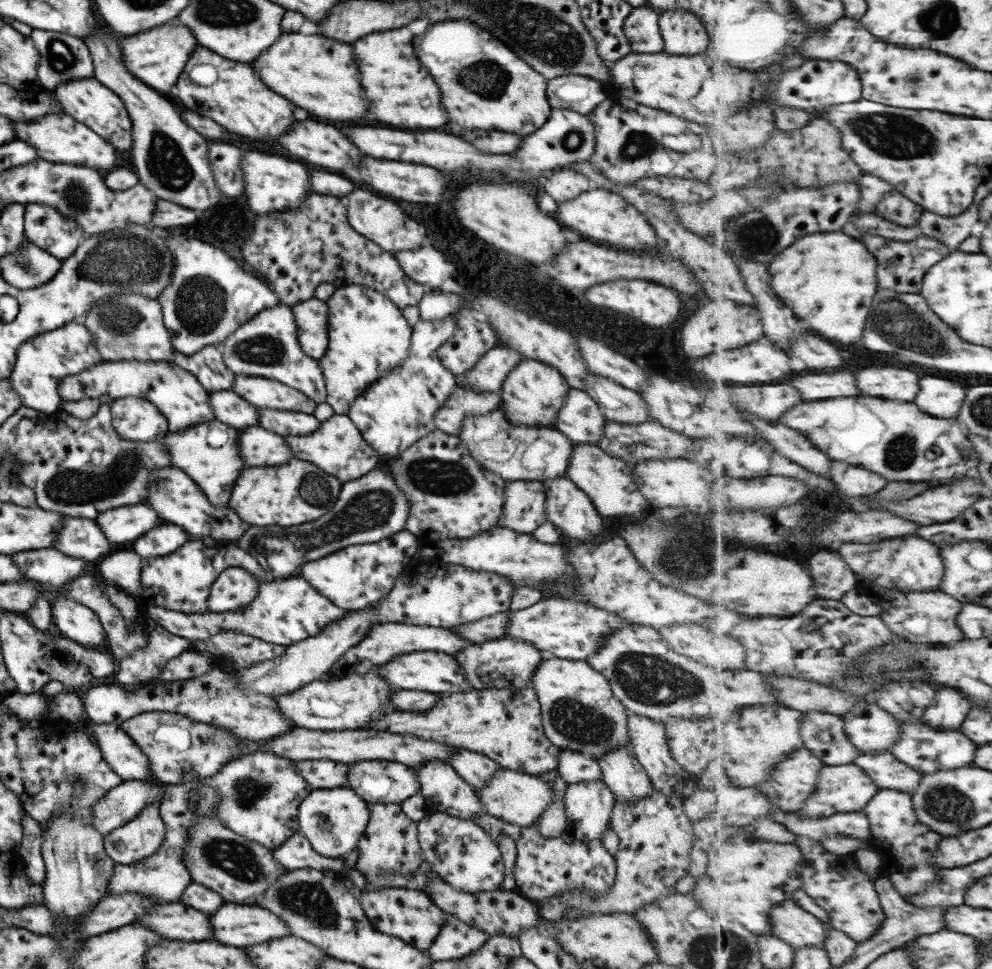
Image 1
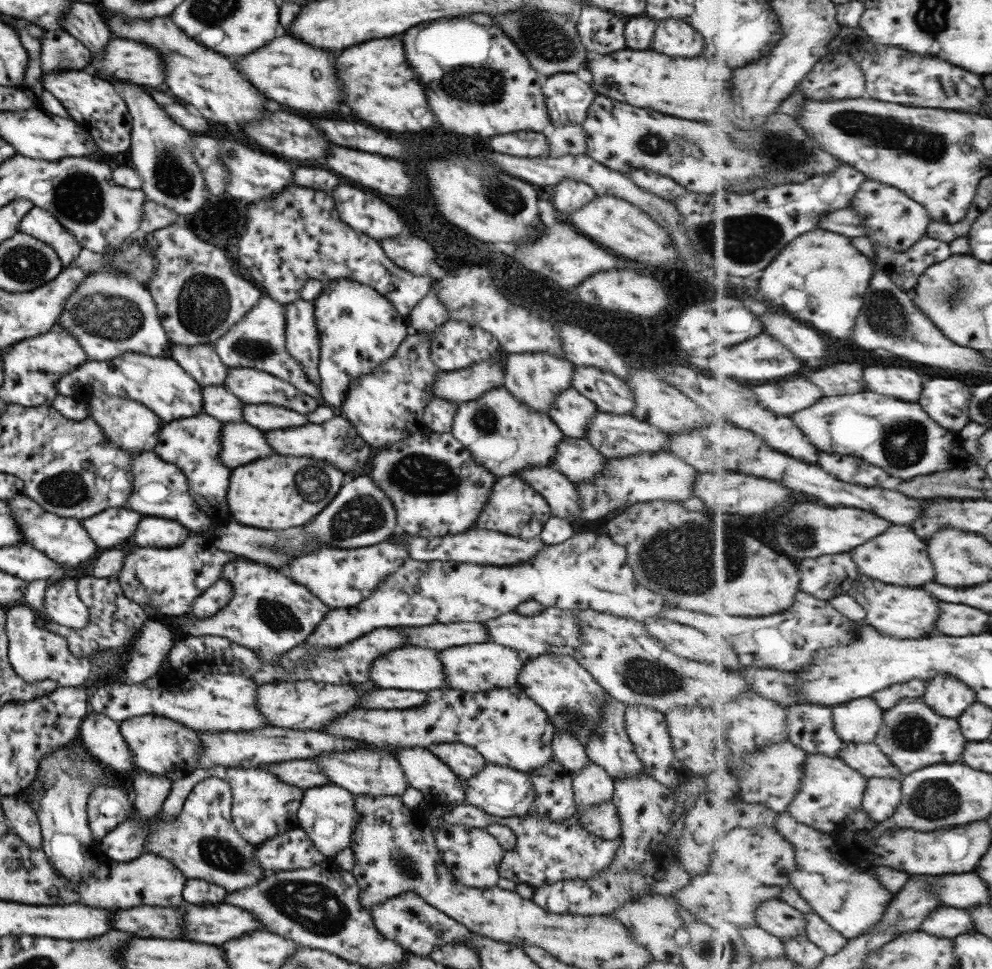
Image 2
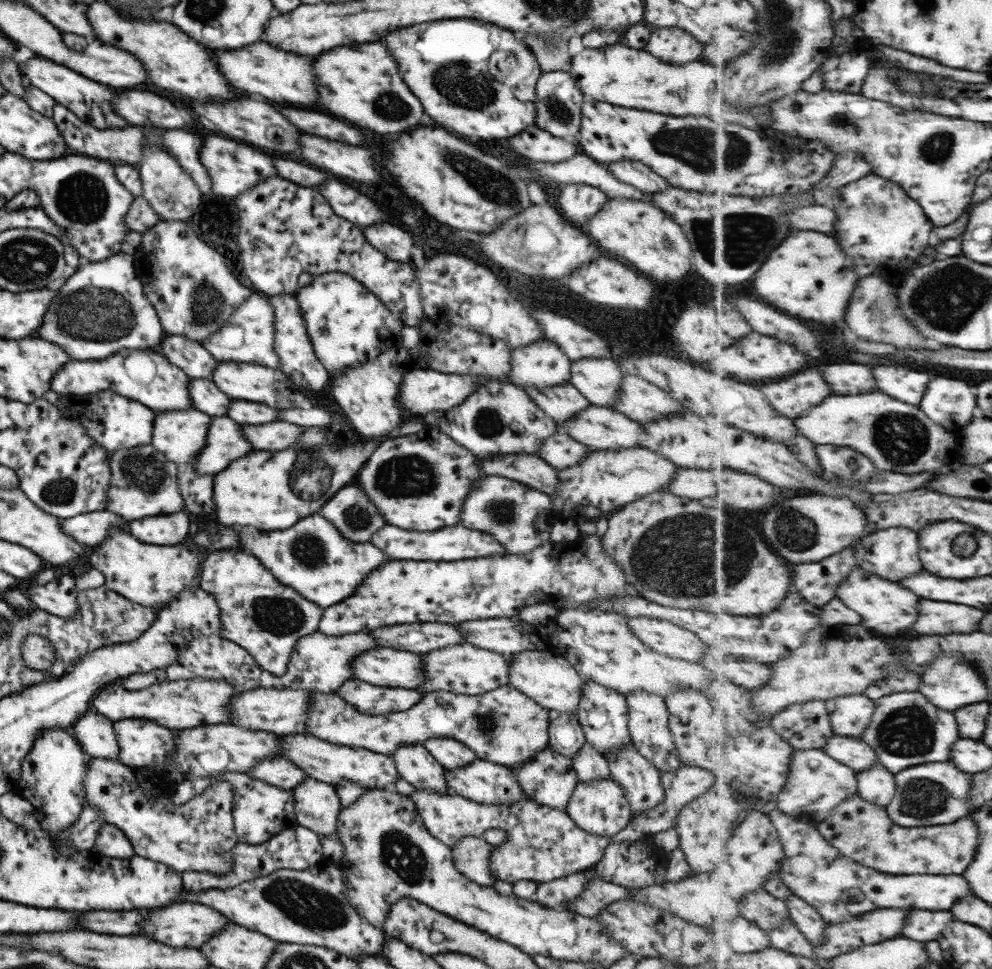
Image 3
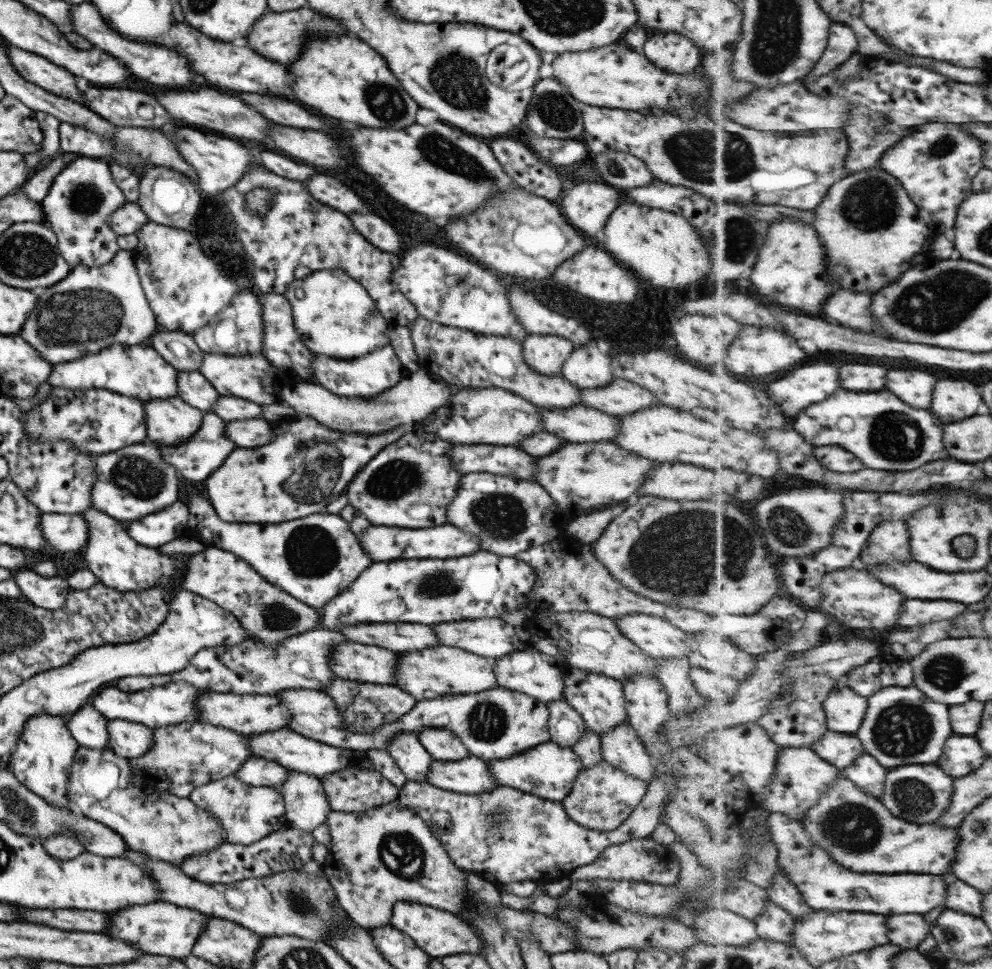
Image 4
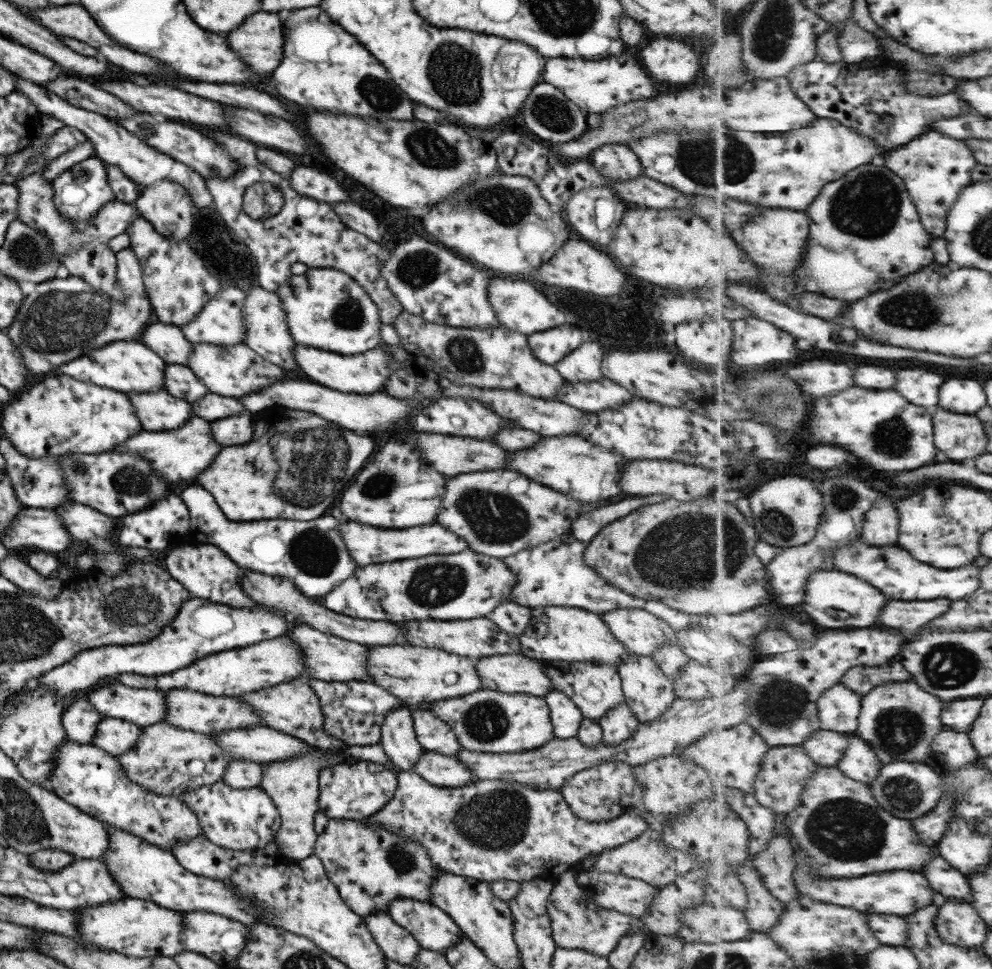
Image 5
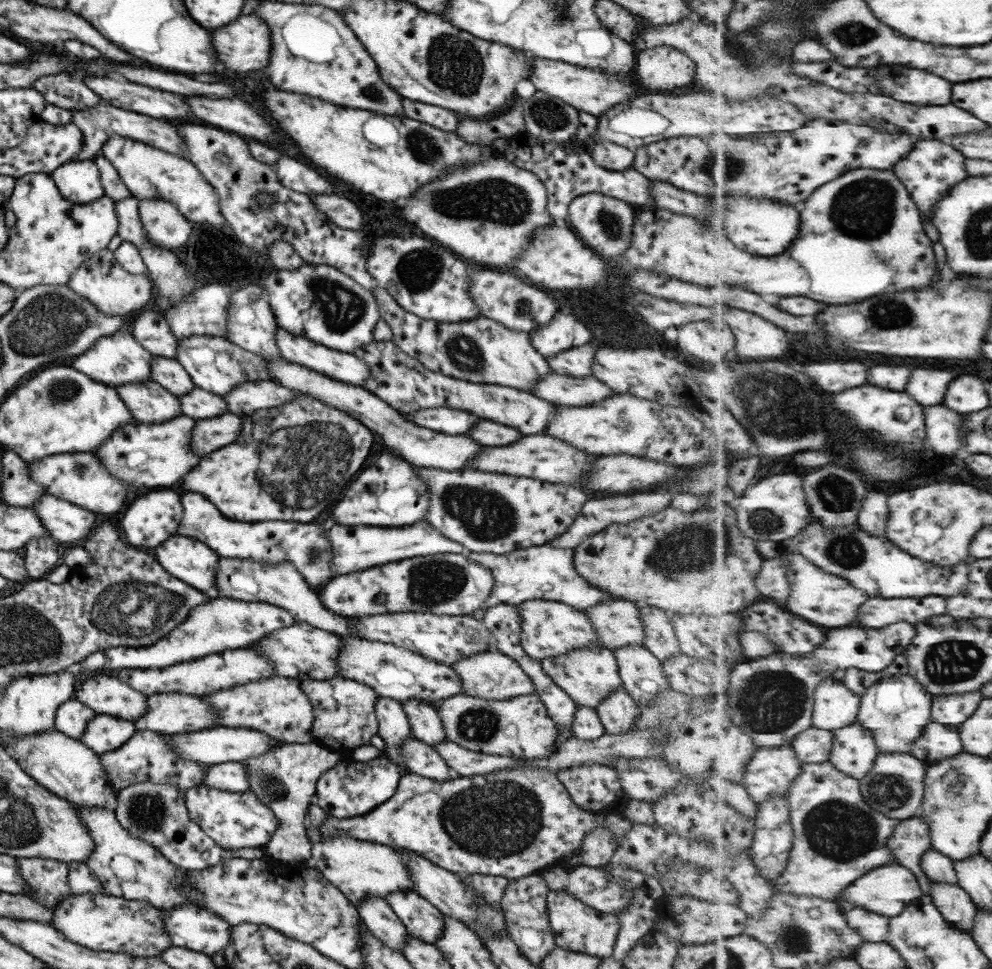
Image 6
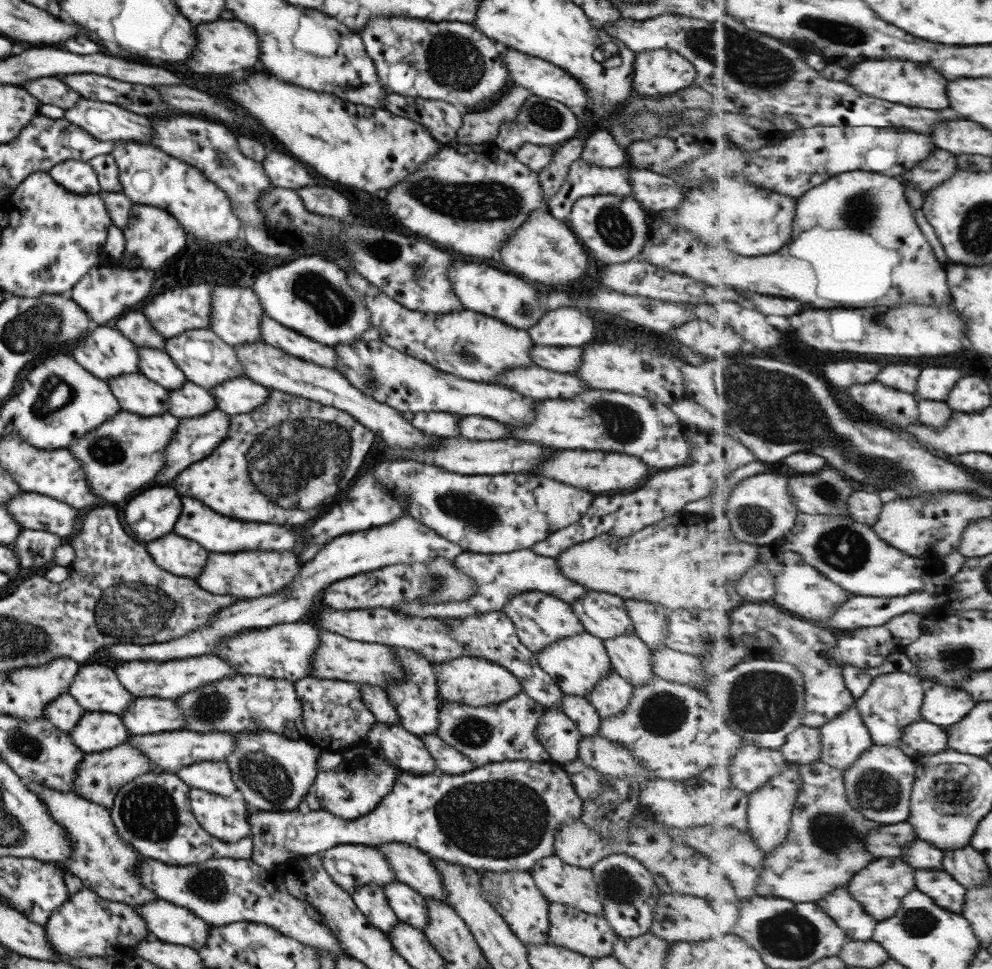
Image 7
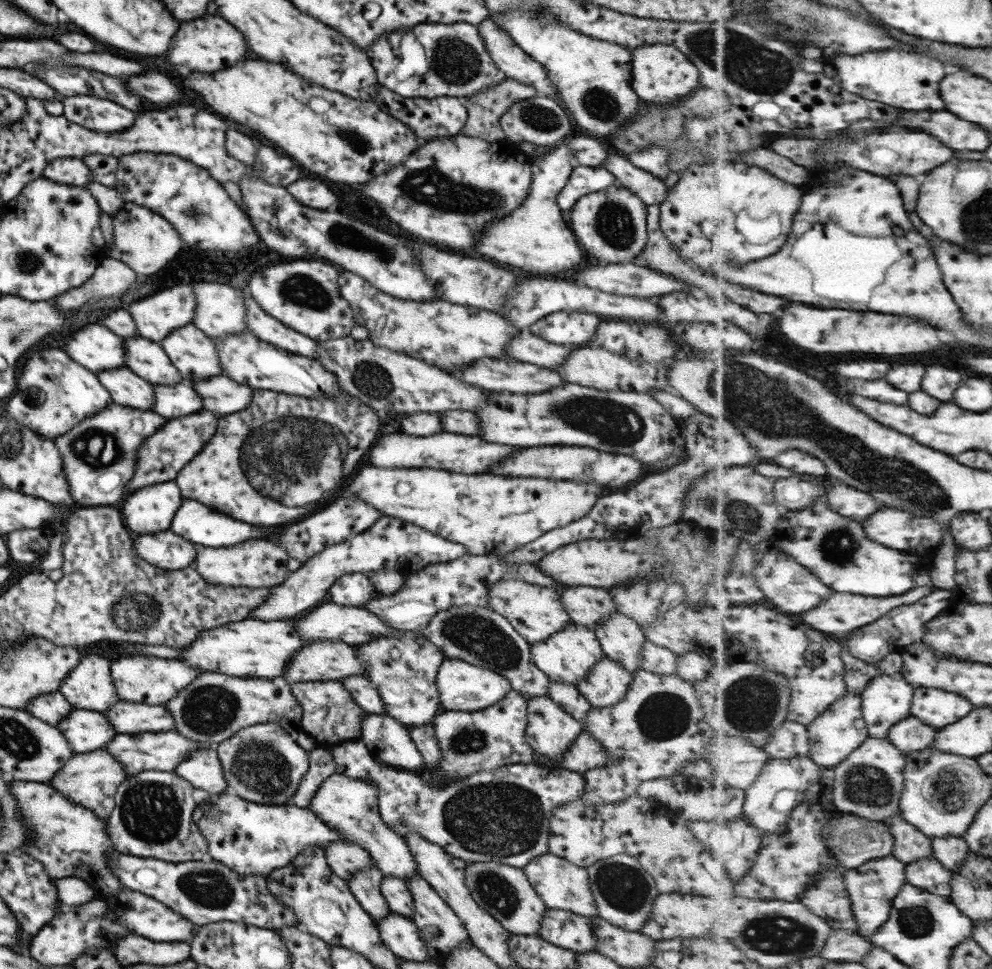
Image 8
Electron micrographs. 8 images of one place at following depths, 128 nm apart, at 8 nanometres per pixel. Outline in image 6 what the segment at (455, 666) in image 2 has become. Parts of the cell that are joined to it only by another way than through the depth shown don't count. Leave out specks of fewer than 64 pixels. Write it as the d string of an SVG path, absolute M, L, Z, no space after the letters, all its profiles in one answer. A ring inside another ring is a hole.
M348 636L340 637L340 640L342 640L342 650L338 652L336 674L366 684L379 697L387 697L400 703L407 699L440 702L462 692L460 680L449 664L429 660L425 656L419 656L417 652L399 648L394 644Z

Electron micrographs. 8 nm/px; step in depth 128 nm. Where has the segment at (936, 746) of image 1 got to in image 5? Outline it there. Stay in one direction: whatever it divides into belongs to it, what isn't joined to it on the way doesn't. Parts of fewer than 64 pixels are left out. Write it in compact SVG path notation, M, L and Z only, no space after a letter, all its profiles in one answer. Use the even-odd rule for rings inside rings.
M916 680L887 683L862 697L857 735L873 746L883 764L897 760L925 763L933 758L935 741L945 728L941 724L945 707L938 696L927 692Z

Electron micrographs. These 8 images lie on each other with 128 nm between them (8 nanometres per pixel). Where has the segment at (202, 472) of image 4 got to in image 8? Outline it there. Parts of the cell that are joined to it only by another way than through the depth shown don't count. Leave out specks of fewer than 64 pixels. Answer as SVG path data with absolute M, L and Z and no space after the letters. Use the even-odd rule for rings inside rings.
M111 401L101 411L55 437L52 443L59 451L72 502L79 507L112 506L123 498L126 482L132 477L136 465L138 448L165 421L151 409L144 411Z

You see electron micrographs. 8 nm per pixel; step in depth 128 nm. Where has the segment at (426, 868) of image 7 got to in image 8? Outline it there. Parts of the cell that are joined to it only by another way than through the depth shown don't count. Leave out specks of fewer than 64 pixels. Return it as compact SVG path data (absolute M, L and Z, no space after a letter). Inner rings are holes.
M334 773L321 782L305 810L313 812L323 824L340 834L345 841L357 844L367 851L383 876L391 875L405 880L407 877L419 875L413 854L409 853L403 836L389 830L380 819L376 796L375 786Z

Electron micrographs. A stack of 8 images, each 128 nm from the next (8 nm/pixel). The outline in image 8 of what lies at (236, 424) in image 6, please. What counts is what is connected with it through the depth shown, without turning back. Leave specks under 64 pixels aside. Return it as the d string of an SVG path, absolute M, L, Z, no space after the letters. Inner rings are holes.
M198 410L187 416L180 416L166 421L142 442L142 446L136 452L136 465L132 477L126 482L123 496L137 489L157 484L157 482L169 482L175 478L175 474L197 454L197 450L203 448L203 444L213 436L216 427L216 418L213 412Z

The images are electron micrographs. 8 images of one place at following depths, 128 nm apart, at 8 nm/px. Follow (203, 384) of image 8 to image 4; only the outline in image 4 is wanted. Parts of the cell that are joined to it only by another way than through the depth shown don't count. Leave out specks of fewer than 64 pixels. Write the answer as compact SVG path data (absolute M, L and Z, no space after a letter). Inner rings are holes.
M418 370L406 373L397 384L368 399L339 396L322 388L314 381L296 385L287 384L280 390L278 398L279 402L290 406L294 412L315 419L327 429L344 433L375 435L407 423L418 425L418 422L436 408L449 404L449 397L455 391L454 387L447 385L441 378L437 378L426 370Z

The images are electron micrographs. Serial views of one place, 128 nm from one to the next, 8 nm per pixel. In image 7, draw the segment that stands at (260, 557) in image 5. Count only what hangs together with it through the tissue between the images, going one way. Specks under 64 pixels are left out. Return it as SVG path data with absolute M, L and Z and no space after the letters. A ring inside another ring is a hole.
M181 498L181 514L172 532L177 536L197 542L208 553L234 553L255 549L297 553L301 550L300 532L293 531L293 528L283 528L275 524L259 524L259 522L237 522L231 518L223 518L221 514L215 514L213 510L209 510L207 506L199 504L193 498Z

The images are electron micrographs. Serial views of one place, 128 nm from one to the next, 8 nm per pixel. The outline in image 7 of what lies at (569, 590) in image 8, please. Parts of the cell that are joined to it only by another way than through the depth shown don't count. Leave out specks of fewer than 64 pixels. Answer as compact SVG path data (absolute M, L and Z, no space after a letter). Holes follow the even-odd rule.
M588 590L581 598L569 604L584 631L600 638L610 639L634 630L621 597Z

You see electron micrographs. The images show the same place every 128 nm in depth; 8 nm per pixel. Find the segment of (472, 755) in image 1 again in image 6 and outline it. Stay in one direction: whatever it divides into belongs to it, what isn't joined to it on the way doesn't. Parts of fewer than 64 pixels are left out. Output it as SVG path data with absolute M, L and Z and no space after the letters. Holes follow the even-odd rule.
M407 699L400 705L403 713L406 714L410 732L415 740L431 747L448 740L444 726L439 721L437 712L431 707L430 702Z

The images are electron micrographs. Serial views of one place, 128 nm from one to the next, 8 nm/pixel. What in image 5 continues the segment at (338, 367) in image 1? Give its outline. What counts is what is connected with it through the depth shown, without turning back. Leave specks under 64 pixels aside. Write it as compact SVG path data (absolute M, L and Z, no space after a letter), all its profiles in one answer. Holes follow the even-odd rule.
M308 268L303 275L291 275L288 281L279 284L275 293L283 306L287 328L295 345L349 356L371 350L381 343L381 322L375 304L363 288L343 272L331 268Z

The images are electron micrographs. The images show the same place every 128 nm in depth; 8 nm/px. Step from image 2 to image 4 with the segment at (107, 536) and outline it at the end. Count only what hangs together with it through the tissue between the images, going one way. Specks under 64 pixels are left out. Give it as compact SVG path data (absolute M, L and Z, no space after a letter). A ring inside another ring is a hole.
M41 513L38 519L46 544L55 552L75 551L86 543L86 522L80 515Z

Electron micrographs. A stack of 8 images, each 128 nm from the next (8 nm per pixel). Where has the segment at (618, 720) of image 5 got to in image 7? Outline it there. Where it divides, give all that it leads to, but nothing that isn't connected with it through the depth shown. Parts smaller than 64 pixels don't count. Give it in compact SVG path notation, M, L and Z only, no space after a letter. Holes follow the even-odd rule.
M615 671L607 672L584 696L591 703L600 719L615 716L627 708L632 695L632 686Z

